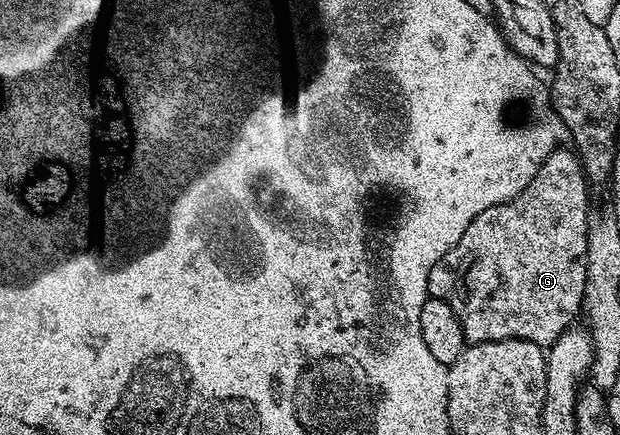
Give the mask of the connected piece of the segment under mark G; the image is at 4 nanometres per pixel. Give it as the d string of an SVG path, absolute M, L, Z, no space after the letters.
M555 148L550 153L548 160L544 160L540 172L536 172L536 176L530 181L528 188L524 188L524 192L520 192L518 197L513 198L511 202L500 204L496 208L488 208L484 212L480 212L480 216L476 216L472 220L472 224L468 224L468 232L464 232L464 236L460 236L456 248L448 251L432 268L428 287L429 297L444 300L450 305L452 312L456 312L456 320L460 320L460 324L464 328L467 343L524 340L548 348L564 331L575 325L574 317L579 317L586 283L586 249L590 239L592 213L590 214L590 198L586 195L588 180L582 172L581 161L573 149L562 149Z

